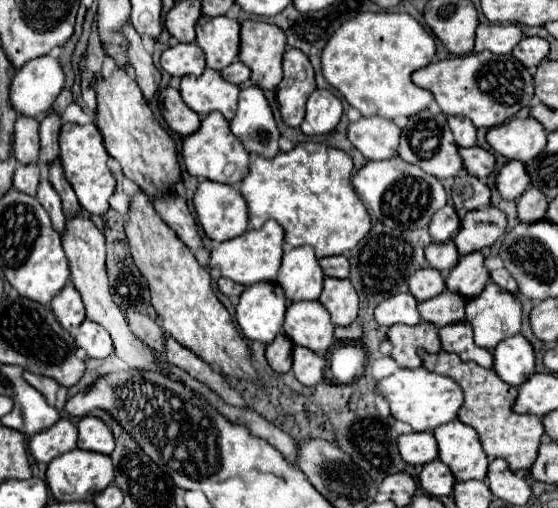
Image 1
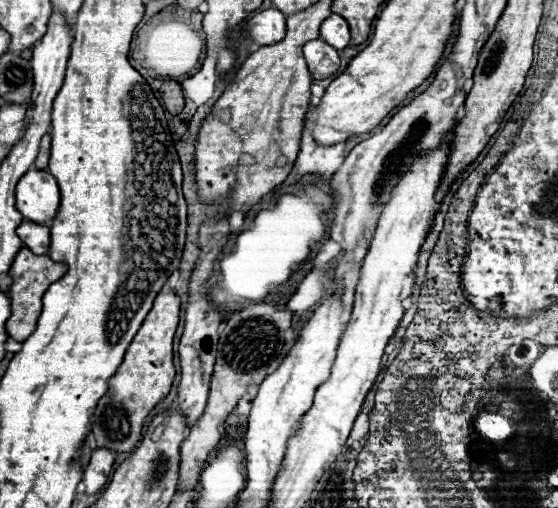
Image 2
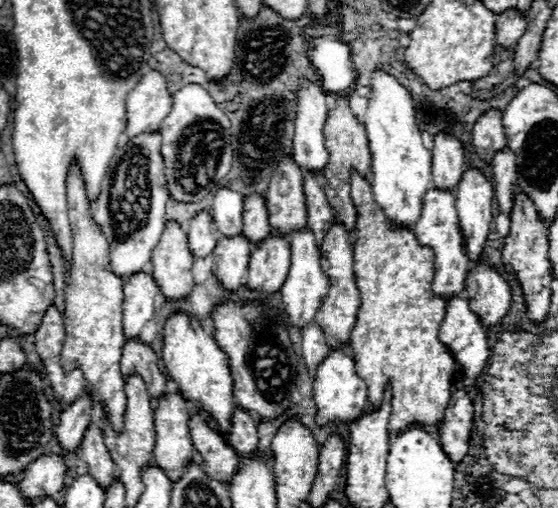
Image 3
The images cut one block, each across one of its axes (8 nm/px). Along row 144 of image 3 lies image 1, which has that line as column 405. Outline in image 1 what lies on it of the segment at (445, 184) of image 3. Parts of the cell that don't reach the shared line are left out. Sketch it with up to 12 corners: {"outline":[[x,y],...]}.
{"outline":[[430,432],[398,436],[398,450],[408,464],[438,458]]}

